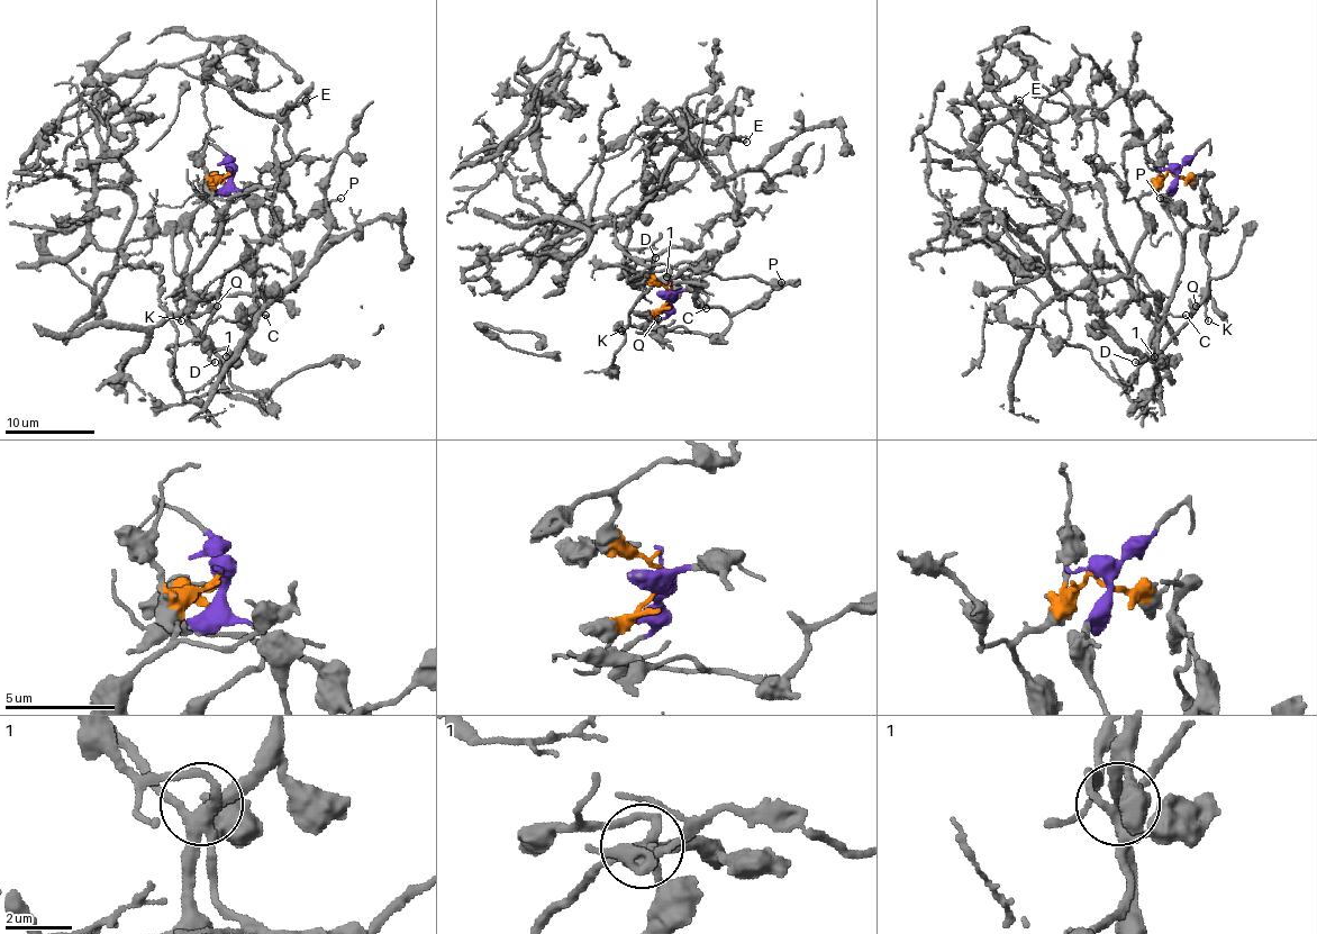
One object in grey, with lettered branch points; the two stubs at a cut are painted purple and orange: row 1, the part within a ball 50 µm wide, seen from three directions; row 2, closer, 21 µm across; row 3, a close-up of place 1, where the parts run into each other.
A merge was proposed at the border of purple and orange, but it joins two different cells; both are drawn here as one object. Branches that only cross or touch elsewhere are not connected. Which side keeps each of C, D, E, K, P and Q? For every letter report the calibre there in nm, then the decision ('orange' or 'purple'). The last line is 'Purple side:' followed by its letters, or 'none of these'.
C: 130 nm | purple
D: 190 nm | orange
E: 170 nm | orange
K: 150 nm | purple
P: 140 nm | purple
Q: 400 nm | purple
Purple side: C, K, P, Q

